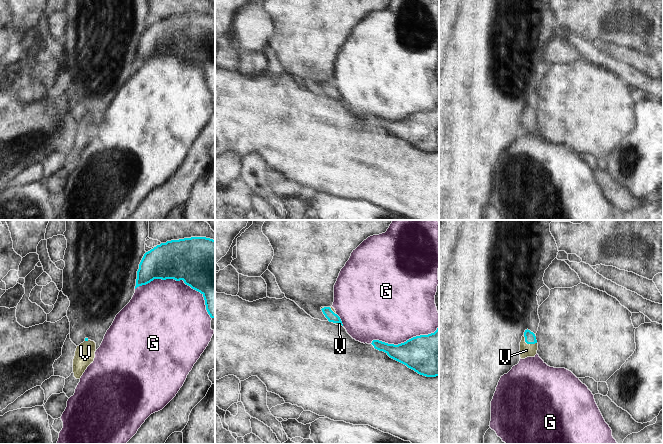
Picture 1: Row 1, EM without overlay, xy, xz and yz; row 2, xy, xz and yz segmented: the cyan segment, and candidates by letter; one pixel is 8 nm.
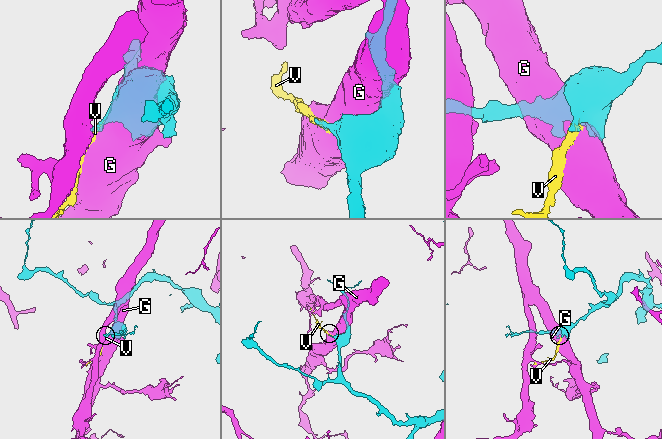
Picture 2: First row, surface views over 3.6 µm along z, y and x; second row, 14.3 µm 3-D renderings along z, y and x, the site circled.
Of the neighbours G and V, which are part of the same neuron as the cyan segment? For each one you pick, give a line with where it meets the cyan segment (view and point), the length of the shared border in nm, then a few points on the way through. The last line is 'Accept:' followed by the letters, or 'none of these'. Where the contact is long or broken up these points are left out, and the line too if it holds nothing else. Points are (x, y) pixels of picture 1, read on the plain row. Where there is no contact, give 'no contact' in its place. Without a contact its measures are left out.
V: meets cyan in yz at (528, 119); contact 130 nm long; runs through yz (530, 114), (528, 119), (526, 126)
Accept: V

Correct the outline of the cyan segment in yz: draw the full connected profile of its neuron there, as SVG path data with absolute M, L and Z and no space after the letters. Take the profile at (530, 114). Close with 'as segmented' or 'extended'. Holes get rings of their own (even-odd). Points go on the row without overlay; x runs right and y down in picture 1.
M525 106L522 116L520 118L520 134L535 133L538 126L538 119L536 110L530 106Z | extended

